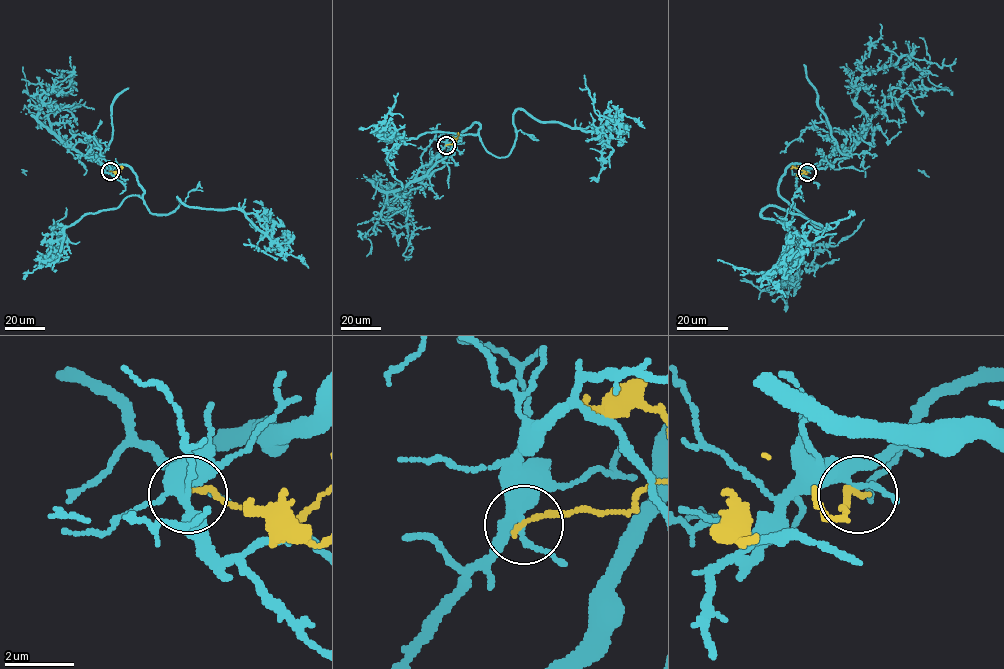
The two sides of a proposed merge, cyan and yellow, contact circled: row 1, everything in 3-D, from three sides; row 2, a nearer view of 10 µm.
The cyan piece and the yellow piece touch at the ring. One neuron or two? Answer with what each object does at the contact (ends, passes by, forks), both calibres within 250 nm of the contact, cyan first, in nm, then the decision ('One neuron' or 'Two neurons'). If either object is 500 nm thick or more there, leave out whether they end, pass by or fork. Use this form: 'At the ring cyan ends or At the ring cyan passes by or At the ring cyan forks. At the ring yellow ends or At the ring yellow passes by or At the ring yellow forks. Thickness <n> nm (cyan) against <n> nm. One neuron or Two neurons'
At the ring cyan forks. At the ring yellow ends. Thickness 240 nm (cyan) against 170 nm. Two neurons

